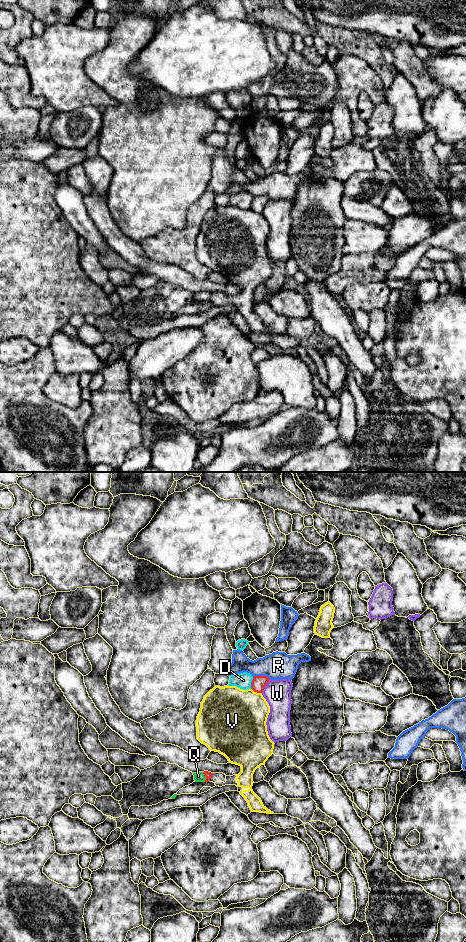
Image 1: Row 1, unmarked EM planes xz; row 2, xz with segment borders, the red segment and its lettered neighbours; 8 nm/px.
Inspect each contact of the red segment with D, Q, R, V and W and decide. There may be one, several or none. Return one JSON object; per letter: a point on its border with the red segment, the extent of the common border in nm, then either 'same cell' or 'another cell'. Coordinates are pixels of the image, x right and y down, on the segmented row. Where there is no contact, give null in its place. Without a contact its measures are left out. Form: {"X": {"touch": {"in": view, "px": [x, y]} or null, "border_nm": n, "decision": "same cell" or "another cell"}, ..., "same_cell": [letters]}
{"D": {"touch": {"in": "xz", "px": [251, 683]}, "border_nm": 100, "decision": "another cell"}, "Q": {"touch": {"in": "xz", "px": [205, 776]}, "border_nm": 80, "decision": "same cell"}, "R": {"touch": {"in": "xz", "px": [262, 676]}, "border_nm": 150, "decision": "another cell"}, "V": {"touch": {"in": "xz", "px": [256, 691]}, "border_nm": 100, "decision": "another cell"}, "W": {"touch": {"in": "xz", "px": [265, 685]}, "border_nm": 130, "decision": "another cell"}, "same_cell": ["Q"]}

